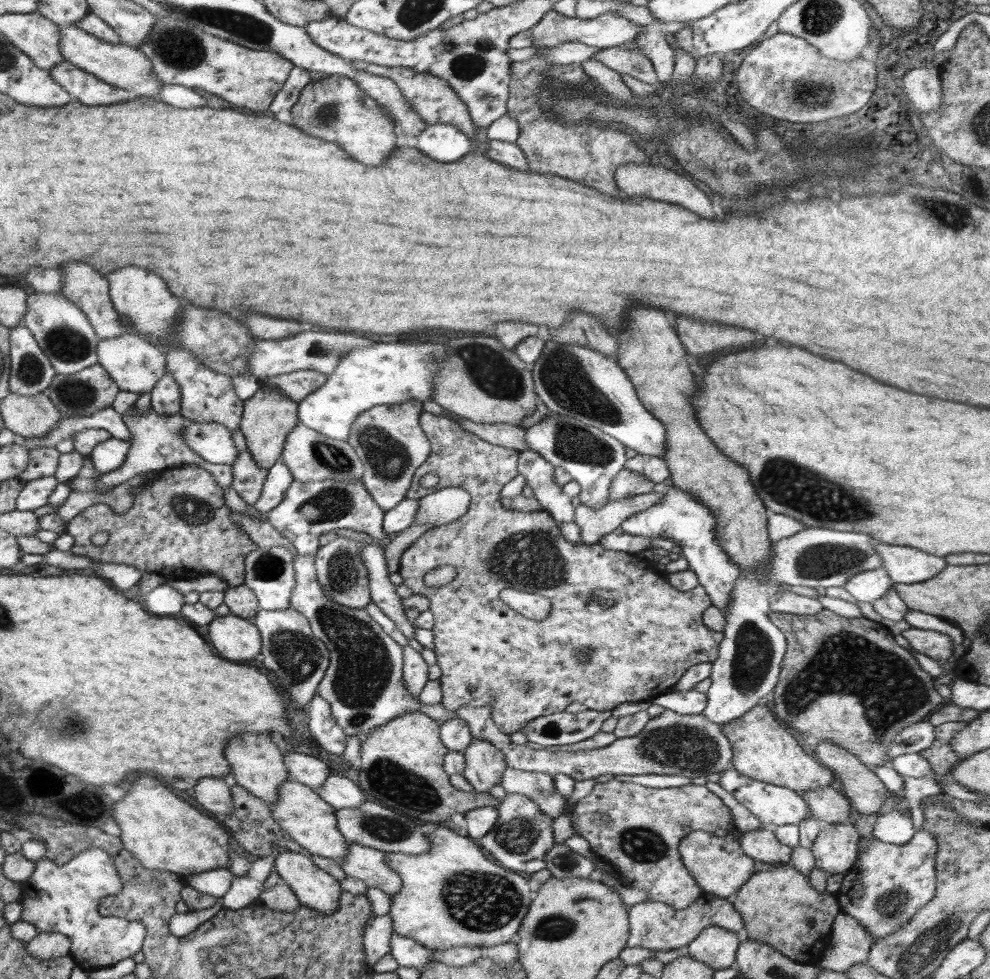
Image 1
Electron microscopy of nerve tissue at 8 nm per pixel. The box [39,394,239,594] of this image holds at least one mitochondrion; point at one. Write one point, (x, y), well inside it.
(192, 509)

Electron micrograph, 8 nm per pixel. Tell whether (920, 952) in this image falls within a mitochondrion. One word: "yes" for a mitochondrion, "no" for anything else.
yes

